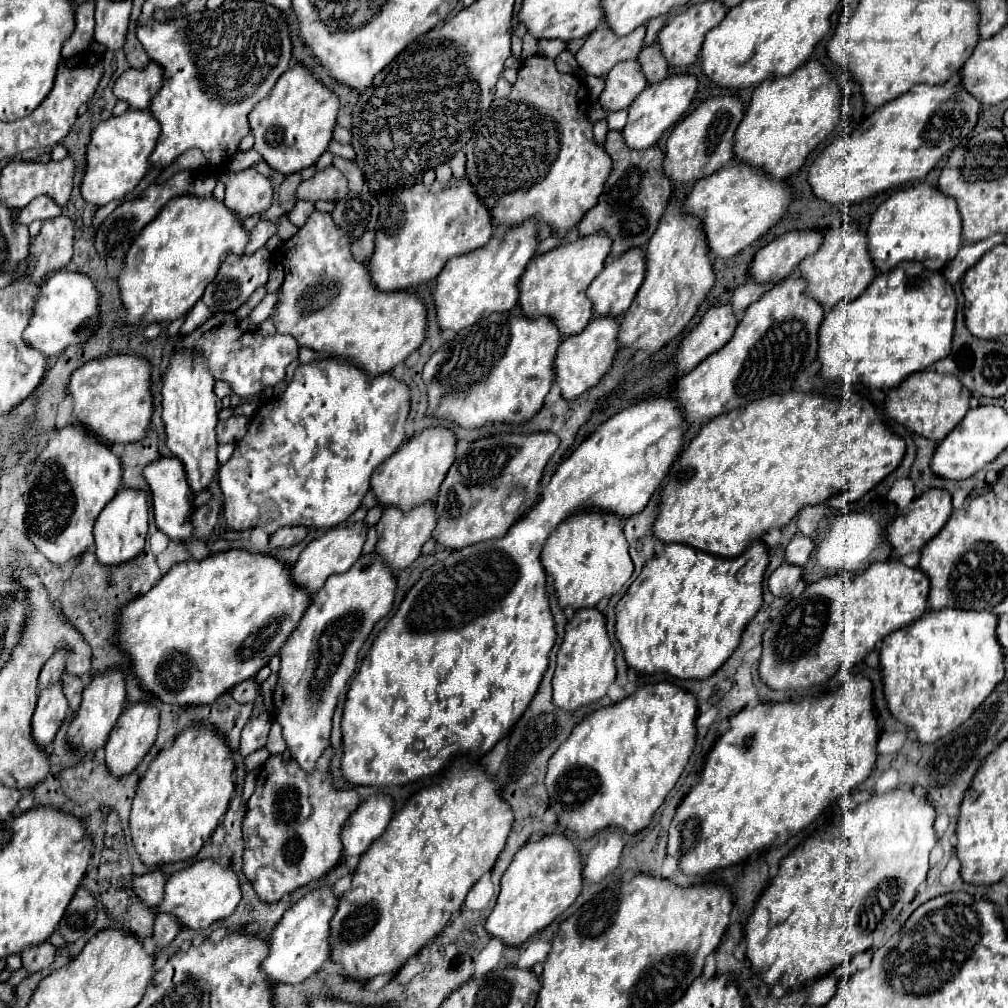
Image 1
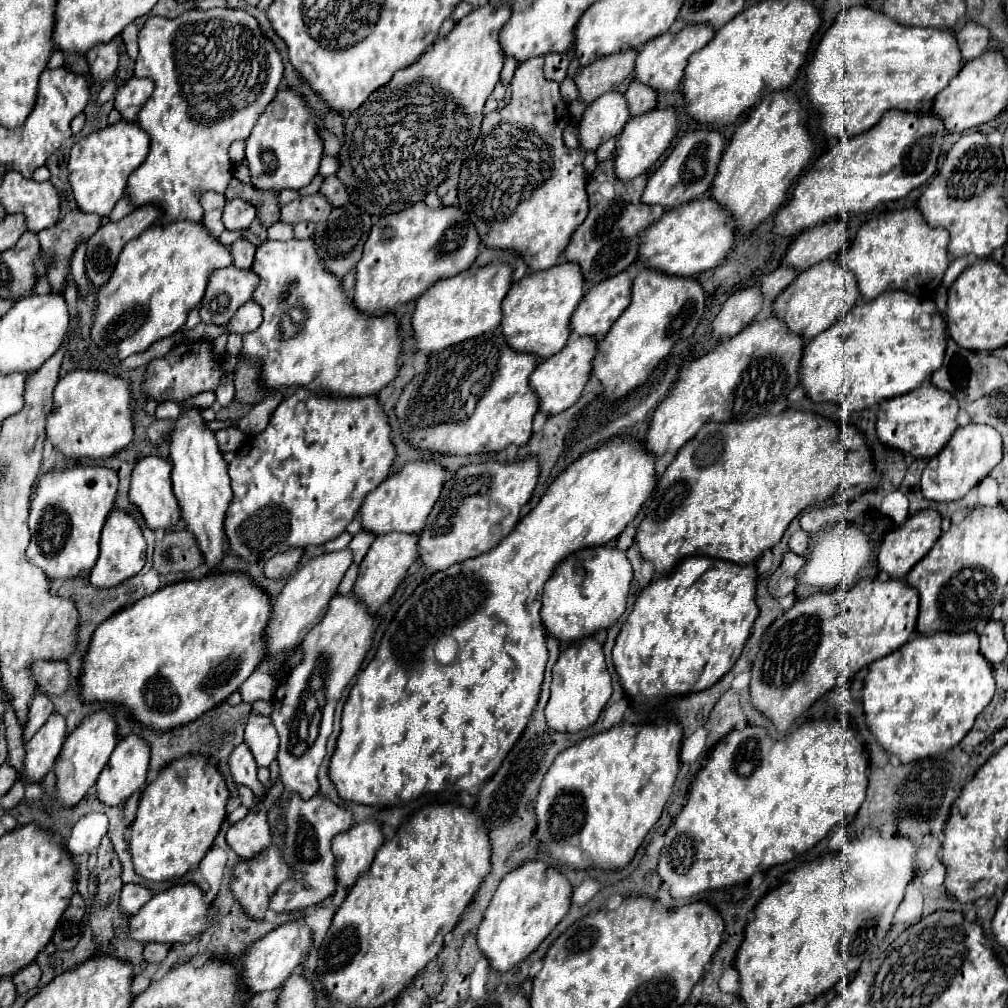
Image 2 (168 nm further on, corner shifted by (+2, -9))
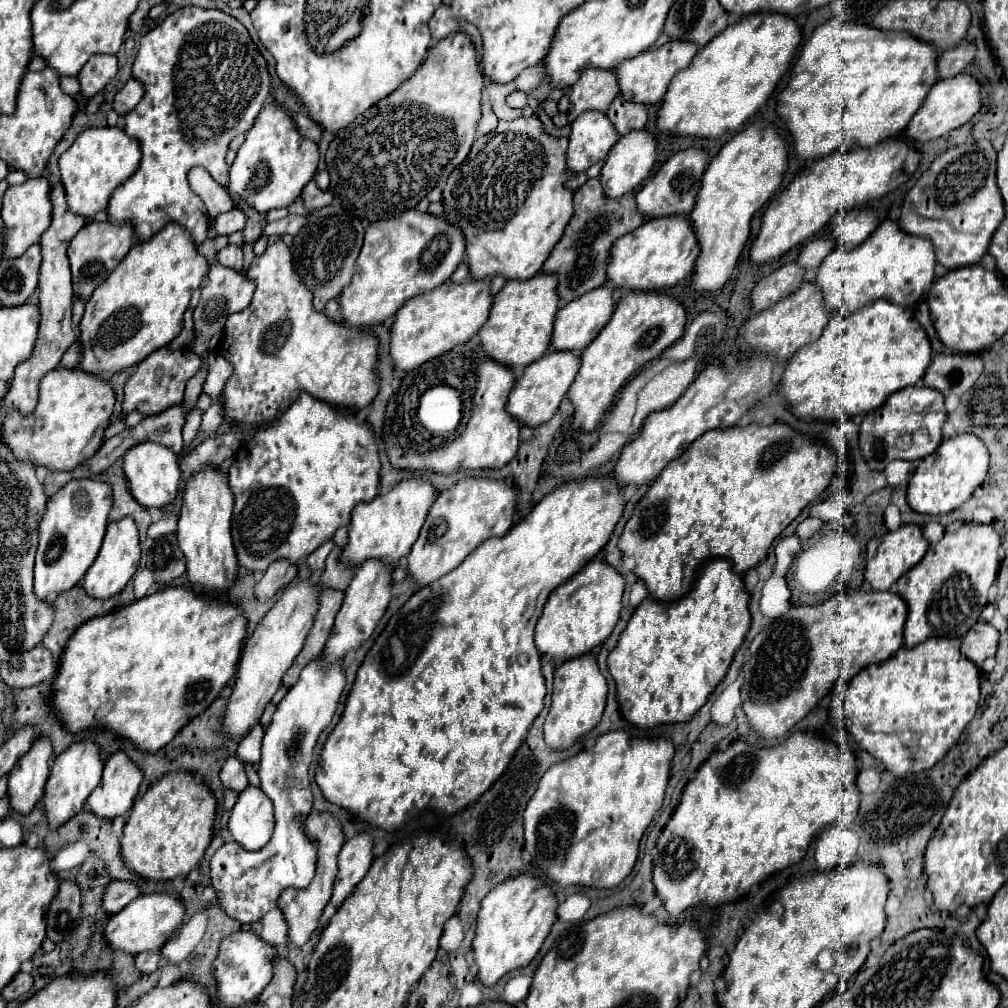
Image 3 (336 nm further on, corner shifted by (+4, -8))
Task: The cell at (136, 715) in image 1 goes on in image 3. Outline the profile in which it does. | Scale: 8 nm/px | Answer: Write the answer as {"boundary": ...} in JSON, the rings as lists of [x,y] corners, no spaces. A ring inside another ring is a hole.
{"boundary":[[[122,751],[108,757],[104,775],[94,793],[90,793],[86,805],[100,819],[112,821],[124,817],[138,795],[142,783],[142,771]]]}

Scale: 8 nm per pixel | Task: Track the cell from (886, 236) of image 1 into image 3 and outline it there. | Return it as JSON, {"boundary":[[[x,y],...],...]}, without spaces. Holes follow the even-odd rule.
{"boundary":[[[882,221],[878,225],[878,229],[858,247],[844,249],[844,247],[836,247],[820,265],[818,273],[816,273],[816,285],[822,291],[824,297],[824,307],[828,311],[840,311],[840,313],[854,313],[860,307],[870,305],[874,299],[888,299],[890,303],[896,303],[900,307],[914,307],[918,301],[922,301],[922,297],[926,295],[926,291],[930,289],[932,281],[934,281],[934,267],[936,267],[936,259],[934,259],[934,249],[930,247],[930,243],[926,239],[918,239],[914,235],[906,235],[898,223],[894,221]]]}

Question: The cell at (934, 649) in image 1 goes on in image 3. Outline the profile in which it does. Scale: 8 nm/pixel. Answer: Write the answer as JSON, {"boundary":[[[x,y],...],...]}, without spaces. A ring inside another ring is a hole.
{"boundary":[[[926,639],[924,643],[908,649],[902,647],[894,657],[882,665],[862,669],[854,679],[843,684],[837,682],[830,693],[830,723],[840,732],[847,732],[856,743],[880,761],[892,775],[918,773],[934,767],[960,739],[964,727],[974,719],[980,699],[980,673],[970,659],[960,653],[960,639]]]}

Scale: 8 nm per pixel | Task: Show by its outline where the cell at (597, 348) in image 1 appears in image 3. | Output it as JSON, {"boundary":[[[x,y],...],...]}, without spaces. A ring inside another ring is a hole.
{"boundary":[[[548,351],[542,359],[528,365],[522,375],[518,375],[506,403],[506,411],[524,427],[538,427],[552,419],[560,401],[566,397],[568,387],[572,385],[580,369],[580,357],[572,351]]]}

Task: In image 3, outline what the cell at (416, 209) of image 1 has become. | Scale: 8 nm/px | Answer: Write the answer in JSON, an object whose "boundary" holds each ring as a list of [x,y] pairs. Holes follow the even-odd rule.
{"boundary":[[[416,209],[406,211],[394,219],[376,221],[366,229],[364,245],[356,261],[356,273],[348,287],[342,289],[342,295],[338,297],[342,317],[350,327],[372,327],[376,323],[386,321],[392,317],[402,303],[408,299],[422,295],[426,291],[432,291],[440,287],[444,281],[450,279],[450,275],[456,271],[458,263],[464,259],[466,243],[462,237],[462,231],[458,227],[452,227],[444,221],[444,217],[432,217],[430,213],[420,213]]]}

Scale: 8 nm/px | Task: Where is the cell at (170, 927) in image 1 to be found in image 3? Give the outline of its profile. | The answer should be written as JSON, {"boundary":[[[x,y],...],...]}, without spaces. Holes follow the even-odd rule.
{"boundary":[[[150,951],[150,953],[140,953],[136,957],[136,967],[140,973],[154,973],[158,969],[160,963],[160,953],[158,951]]]}

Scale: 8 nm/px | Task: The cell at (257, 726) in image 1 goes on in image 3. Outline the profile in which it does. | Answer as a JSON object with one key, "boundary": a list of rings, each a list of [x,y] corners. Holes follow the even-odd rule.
{"boundary":[[[228,757],[226,763],[222,765],[220,781],[222,781],[224,789],[232,789],[232,791],[246,789],[248,787],[248,779],[246,779],[244,763],[240,763],[236,757]]]}

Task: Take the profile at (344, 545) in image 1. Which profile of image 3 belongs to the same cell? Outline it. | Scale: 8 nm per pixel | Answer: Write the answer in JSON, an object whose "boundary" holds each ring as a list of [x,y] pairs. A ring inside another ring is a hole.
{"boundary":[[[302,581],[282,591],[282,597],[276,601],[276,605],[268,611],[268,615],[258,623],[256,631],[244,643],[240,667],[236,673],[236,685],[232,689],[222,719],[222,733],[236,739],[240,735],[246,735],[256,723],[260,723],[266,705],[282,685],[282,675],[292,665],[294,657],[300,653],[306,633],[314,623],[316,611],[318,589],[312,581]]]}

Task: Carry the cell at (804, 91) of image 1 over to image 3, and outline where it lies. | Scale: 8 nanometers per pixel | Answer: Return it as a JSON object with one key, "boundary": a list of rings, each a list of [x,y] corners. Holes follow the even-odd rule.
{"boundary":[[[756,121],[730,139],[710,161],[702,175],[702,185],[690,213],[690,225],[700,245],[700,255],[692,269],[692,293],[720,289],[730,277],[750,235],[752,215],[774,195],[786,171],[786,143],[768,121]]]}

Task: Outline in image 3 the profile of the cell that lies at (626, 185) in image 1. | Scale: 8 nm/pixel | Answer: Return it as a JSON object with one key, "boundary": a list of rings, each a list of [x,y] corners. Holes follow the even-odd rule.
{"boundary":[[[588,179],[580,189],[574,191],[574,215],[564,229],[562,239],[554,245],[550,257],[546,259],[542,273],[552,273],[558,277],[558,297],[562,303],[570,303],[576,297],[606,283],[606,265],[610,259],[612,243],[634,231],[644,223],[644,217],[636,209],[634,195],[628,193],[622,199],[606,199],[598,179]]]}

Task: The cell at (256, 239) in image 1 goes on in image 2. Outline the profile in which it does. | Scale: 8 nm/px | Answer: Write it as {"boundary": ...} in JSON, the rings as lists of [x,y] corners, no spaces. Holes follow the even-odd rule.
{"boundary":[[[236,240],[230,246],[230,252],[234,256],[234,266],[236,268],[252,268],[254,262],[254,252],[256,252],[256,244],[248,242],[248,240]]]}

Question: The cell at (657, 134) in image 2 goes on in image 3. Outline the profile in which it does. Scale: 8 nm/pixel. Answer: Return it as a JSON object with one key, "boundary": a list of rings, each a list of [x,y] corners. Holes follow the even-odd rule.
{"boundary":[[[632,131],[618,139],[618,143],[610,149],[604,167],[600,171],[602,191],[608,199],[620,199],[622,195],[634,191],[652,171],[656,161],[656,141],[648,131]]]}

